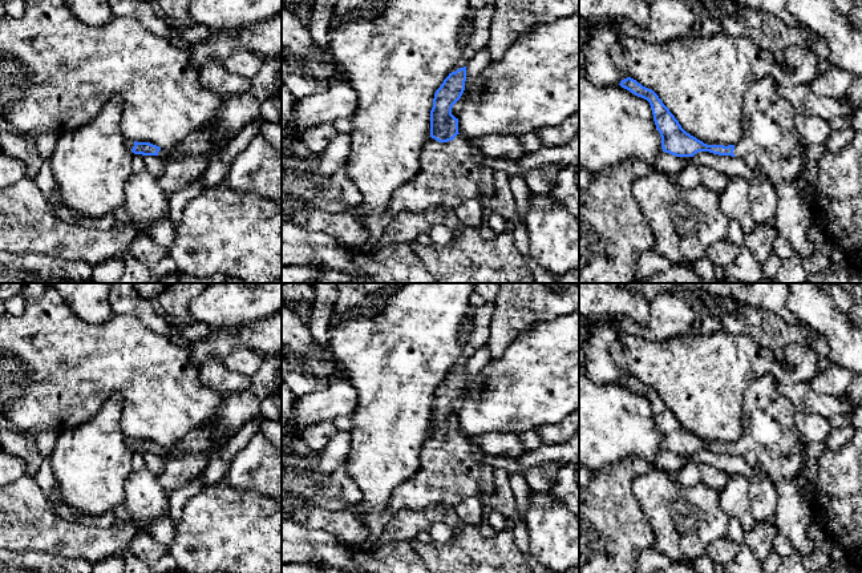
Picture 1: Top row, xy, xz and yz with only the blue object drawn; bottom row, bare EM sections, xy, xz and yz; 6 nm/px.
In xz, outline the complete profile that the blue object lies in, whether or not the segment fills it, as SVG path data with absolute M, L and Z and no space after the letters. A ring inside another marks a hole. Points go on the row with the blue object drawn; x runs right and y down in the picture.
M466 66L449 73L441 86L436 90L433 108L430 110L430 138L424 144L420 154L420 172L408 183L398 187L388 205L379 213L359 218L365 227L367 243L352 253L371 253L379 249L379 241L388 229L388 225L401 214L410 210L428 210L448 206L456 209L472 198L483 199L494 193L494 170L485 168L485 156L469 140L458 133L458 118L452 114L453 105L461 98L465 90Z

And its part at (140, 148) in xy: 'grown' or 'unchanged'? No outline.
grown

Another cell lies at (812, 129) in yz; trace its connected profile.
M796 113L794 126L802 148L825 144L833 132L829 122L818 116L805 113Z

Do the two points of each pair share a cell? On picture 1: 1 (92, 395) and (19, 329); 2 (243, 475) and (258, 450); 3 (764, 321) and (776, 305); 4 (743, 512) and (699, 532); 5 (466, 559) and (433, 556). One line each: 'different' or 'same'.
1: same
2: same
3: different
4: different
5: same

